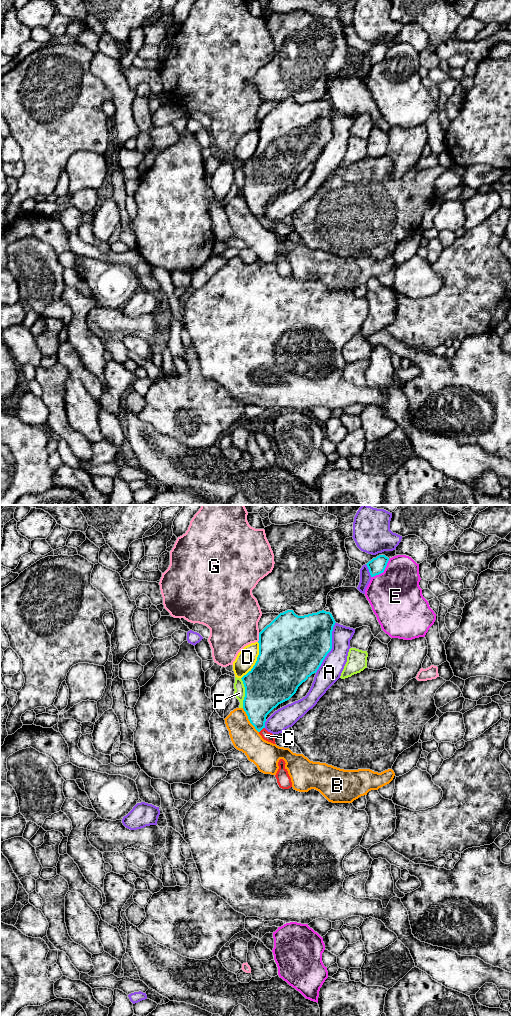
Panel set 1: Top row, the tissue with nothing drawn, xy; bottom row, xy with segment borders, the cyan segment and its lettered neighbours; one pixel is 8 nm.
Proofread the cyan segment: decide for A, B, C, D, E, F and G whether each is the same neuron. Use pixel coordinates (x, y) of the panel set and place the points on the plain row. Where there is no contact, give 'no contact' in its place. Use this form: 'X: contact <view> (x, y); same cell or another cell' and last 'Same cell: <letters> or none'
A: contact xy (331, 135); another cell
B: contact xy (249, 208); another cell
C: contact xy (261, 217); same cell
D: contact xy (256, 149); another cell
E: contact xy (383, 59); another cell
F: contact xy (245, 181); another cell
G: contact xy (259, 125); another cell
Same cell: C

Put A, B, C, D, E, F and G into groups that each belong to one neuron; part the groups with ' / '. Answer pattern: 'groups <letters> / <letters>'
groups A / B / C / D / E / F / G

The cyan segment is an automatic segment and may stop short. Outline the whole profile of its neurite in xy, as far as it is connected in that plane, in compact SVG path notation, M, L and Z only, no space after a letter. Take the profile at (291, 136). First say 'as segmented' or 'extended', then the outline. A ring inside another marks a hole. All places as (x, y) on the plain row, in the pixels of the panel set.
extended; M293 98L280 101L259 121L259 143L253 156L241 167L245 175L243 197L262 226L273 232L275 224L265 217L267 203L289 188L298 175L316 161L332 137L335 108L324 98L298 104Z

